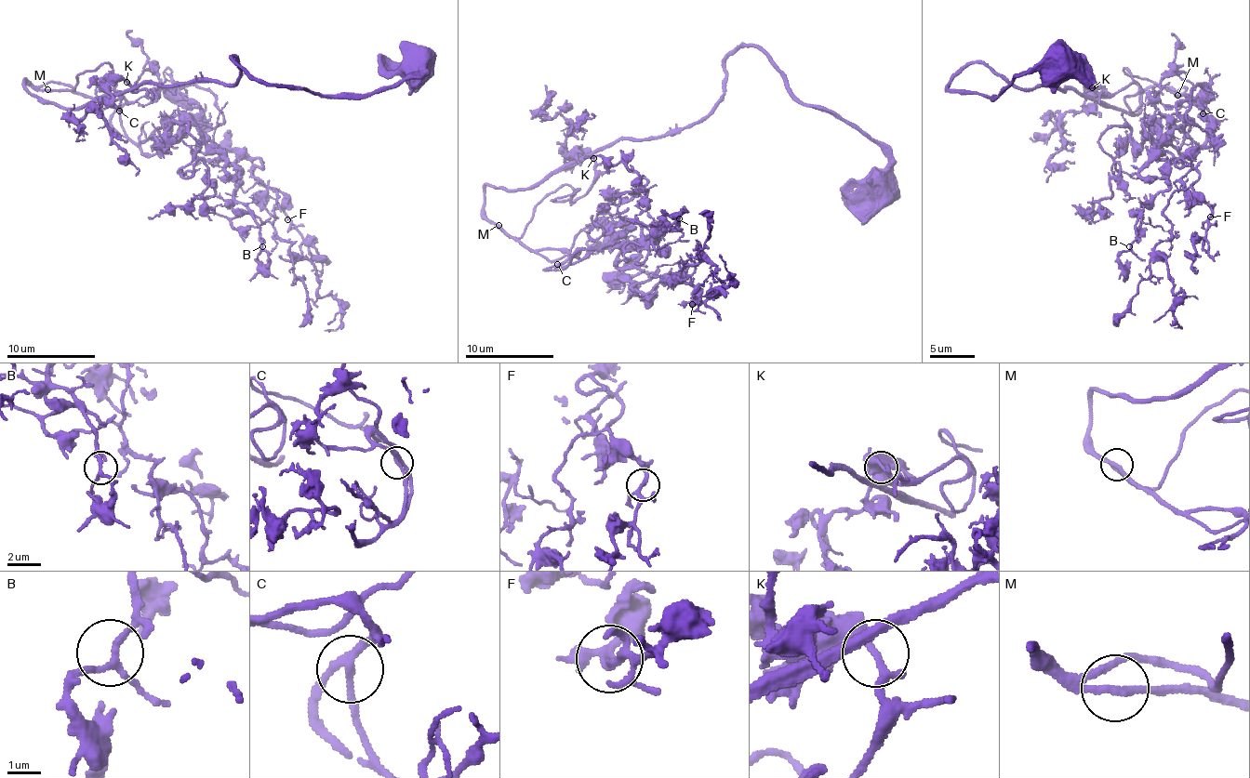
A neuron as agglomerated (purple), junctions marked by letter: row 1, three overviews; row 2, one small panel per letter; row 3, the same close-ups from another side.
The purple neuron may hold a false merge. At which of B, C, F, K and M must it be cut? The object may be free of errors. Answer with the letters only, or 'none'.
none

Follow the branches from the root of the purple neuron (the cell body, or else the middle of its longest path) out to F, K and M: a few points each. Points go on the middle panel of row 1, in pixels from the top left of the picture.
F: (887, 188), (737, 46), (700, 122), (576, 157), (520, 240), (692, 304)
K: (887, 188), (887, 153), (804, 105), (752, 46), (724, 59), (722, 99), (700, 122), (576, 157), (592, 158)
M: (887, 188), (885, 151), (737, 46), (700, 122), (609, 142), (526, 189), (487, 185), (483, 212), (498, 225)

